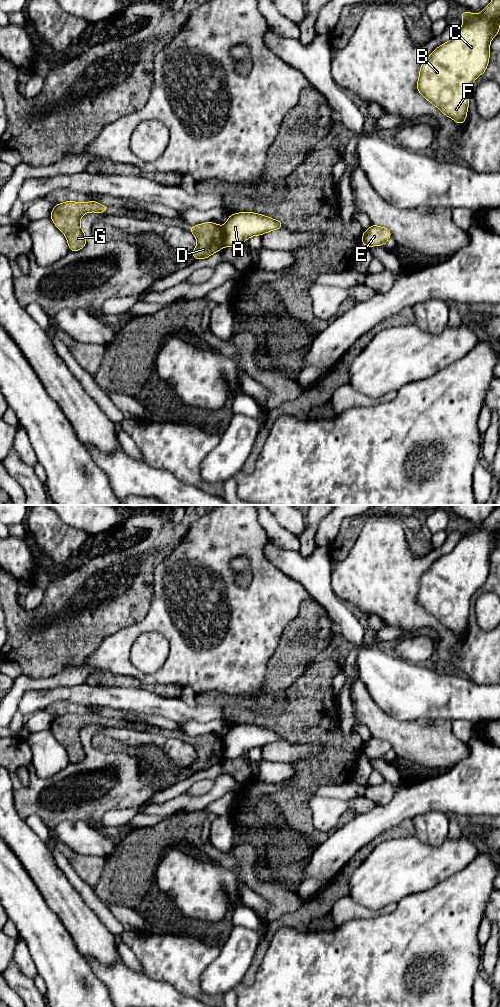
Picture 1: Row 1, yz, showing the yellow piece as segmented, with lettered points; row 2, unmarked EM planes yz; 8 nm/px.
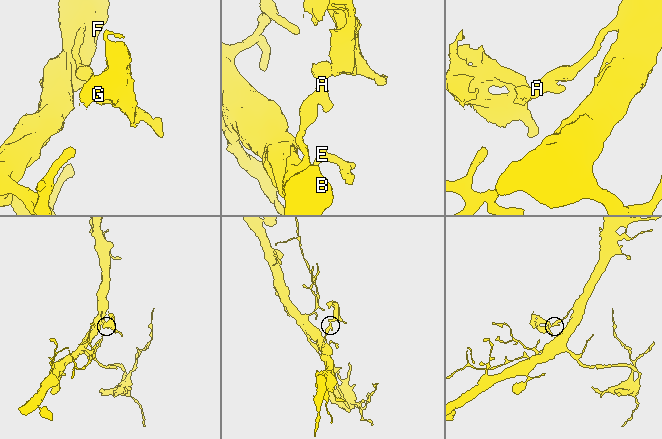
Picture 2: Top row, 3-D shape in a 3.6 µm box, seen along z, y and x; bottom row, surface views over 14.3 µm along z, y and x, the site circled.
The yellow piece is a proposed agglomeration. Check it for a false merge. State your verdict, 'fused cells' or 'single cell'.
fused cells

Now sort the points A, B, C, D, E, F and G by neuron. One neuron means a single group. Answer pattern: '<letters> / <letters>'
A B C E F / D G

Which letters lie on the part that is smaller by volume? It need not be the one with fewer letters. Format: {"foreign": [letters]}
{"foreign": ["D", "G"]}

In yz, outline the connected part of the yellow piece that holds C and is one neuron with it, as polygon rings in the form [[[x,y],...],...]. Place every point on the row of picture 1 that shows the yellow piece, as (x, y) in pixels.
[[[492,0],[479,14],[462,11],[463,25],[453,38],[436,48],[421,64],[417,90],[444,115],[461,125],[467,118],[473,82],[487,69],[490,42],[499,34],[500,0]]]

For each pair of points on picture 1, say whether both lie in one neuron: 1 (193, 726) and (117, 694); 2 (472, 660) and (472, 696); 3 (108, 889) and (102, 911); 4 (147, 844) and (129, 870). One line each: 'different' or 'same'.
1: different
2: different
3: different
4: same

